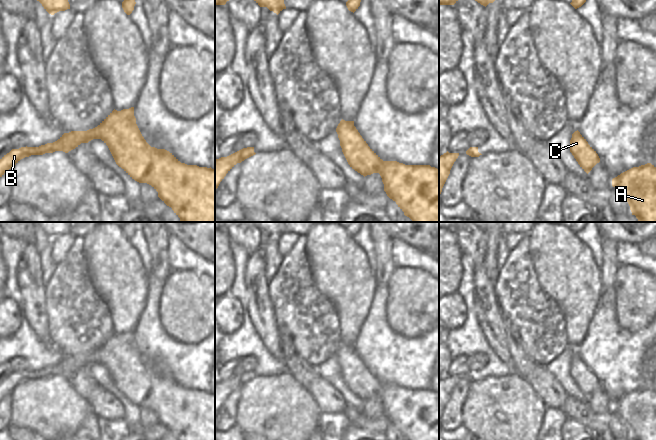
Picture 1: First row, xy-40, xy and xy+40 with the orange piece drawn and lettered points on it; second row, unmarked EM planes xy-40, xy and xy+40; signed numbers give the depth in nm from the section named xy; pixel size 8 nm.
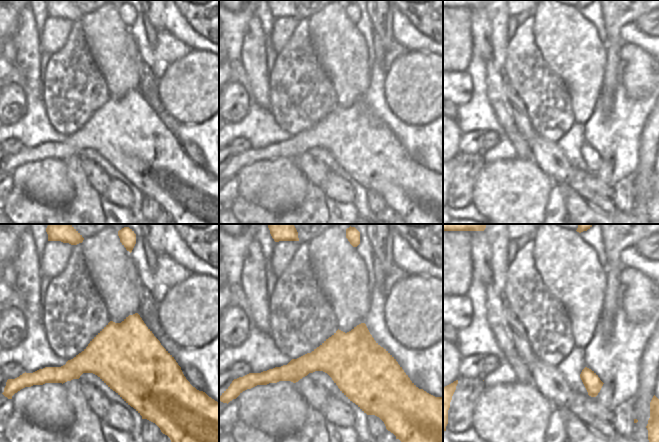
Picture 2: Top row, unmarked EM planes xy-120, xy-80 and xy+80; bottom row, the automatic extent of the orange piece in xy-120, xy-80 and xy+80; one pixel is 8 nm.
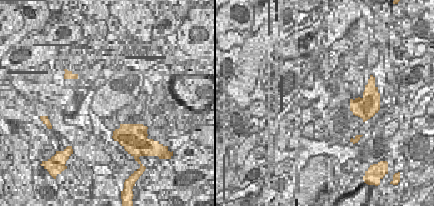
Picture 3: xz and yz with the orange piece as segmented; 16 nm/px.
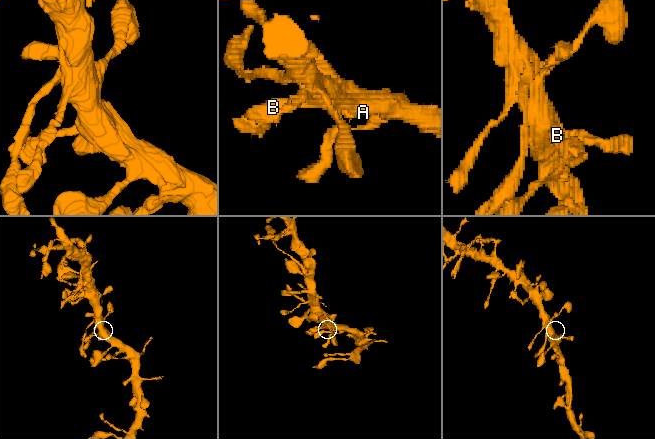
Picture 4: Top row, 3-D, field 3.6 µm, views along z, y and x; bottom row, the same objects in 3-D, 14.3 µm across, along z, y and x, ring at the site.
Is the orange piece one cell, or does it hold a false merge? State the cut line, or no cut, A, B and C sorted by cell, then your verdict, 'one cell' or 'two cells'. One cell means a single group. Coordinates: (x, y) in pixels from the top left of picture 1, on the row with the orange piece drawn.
no cut; A B C; one cell

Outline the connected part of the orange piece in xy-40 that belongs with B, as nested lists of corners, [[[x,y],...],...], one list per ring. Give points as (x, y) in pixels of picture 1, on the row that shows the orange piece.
[[[131,107],[129,109],[123,109],[121,111],[113,110],[97,127],[93,129],[89,129],[87,131],[71,131],[69,133],[64,133],[57,141],[53,143],[47,143],[45,145],[41,145],[39,147],[21,147],[19,149],[12,149],[9,153],[4,155],[0,159],[0,177],[2,177],[9,169],[12,169],[21,159],[25,157],[29,157],[31,155],[43,155],[45,153],[53,153],[55,151],[63,151],[65,153],[68,153],[69,151],[75,149],[78,147],[81,143],[88,143],[89,141],[93,139],[101,139],[109,148],[116,164],[121,167],[132,179],[139,183],[147,183],[151,185],[157,192],[158,197],[169,207],[172,208],[174,213],[180,218],[180,221],[182,222],[215,222],[215,170],[207,167],[199,167],[197,165],[187,165],[185,163],[181,163],[172,153],[165,149],[157,149],[155,147],[151,147],[144,137],[142,136],[137,124],[136,124],[136,118],[134,116],[134,107]]]

